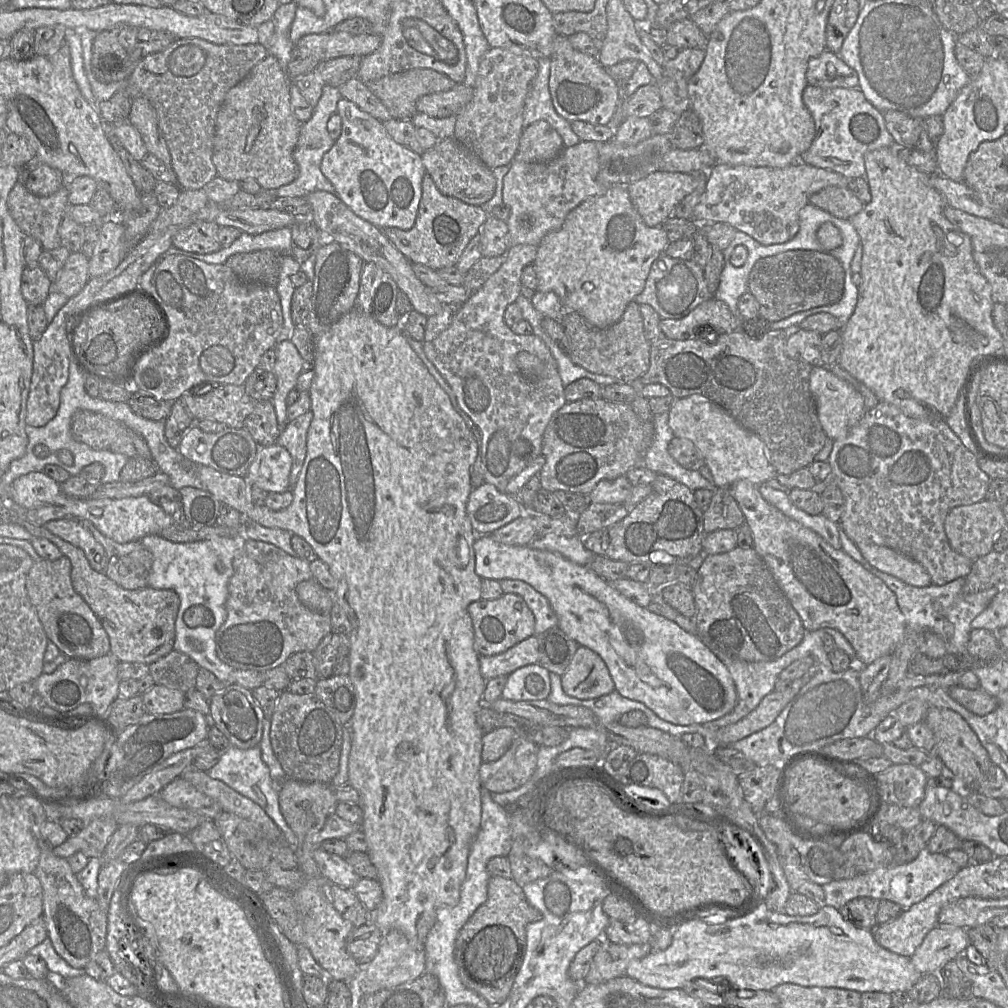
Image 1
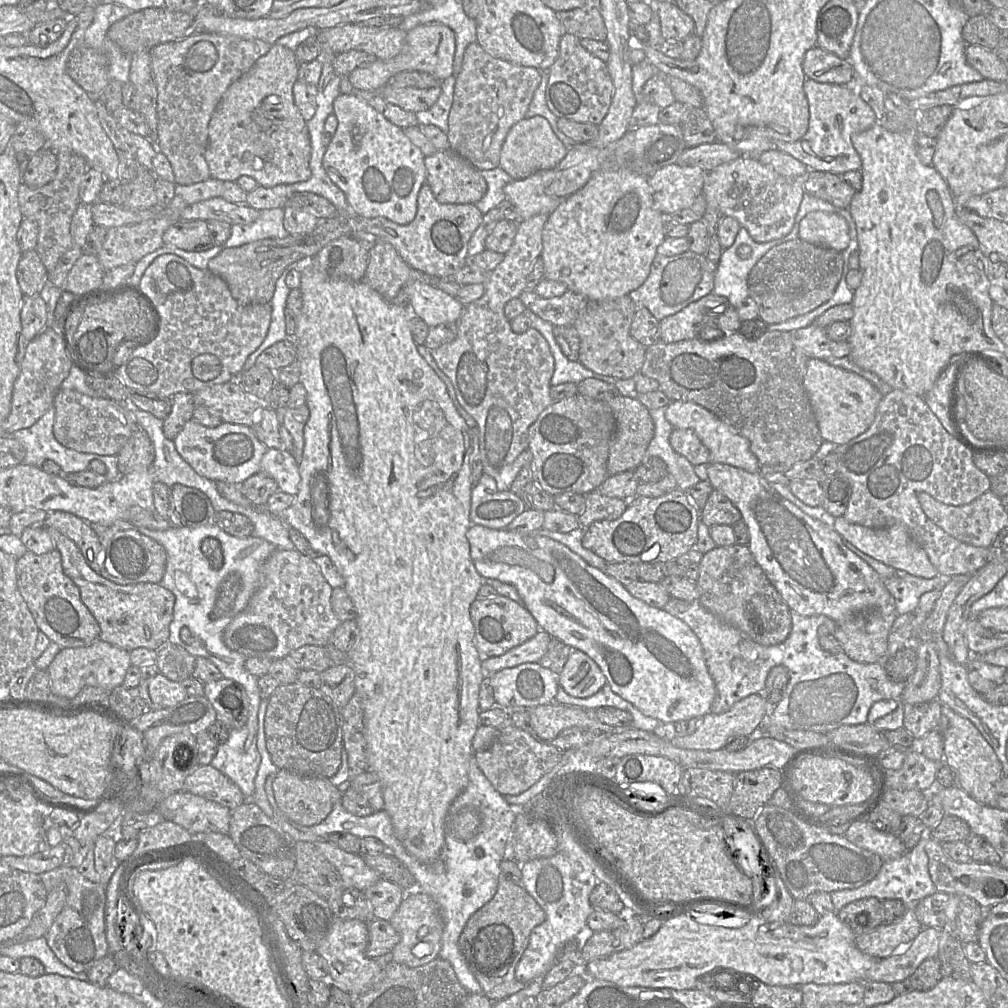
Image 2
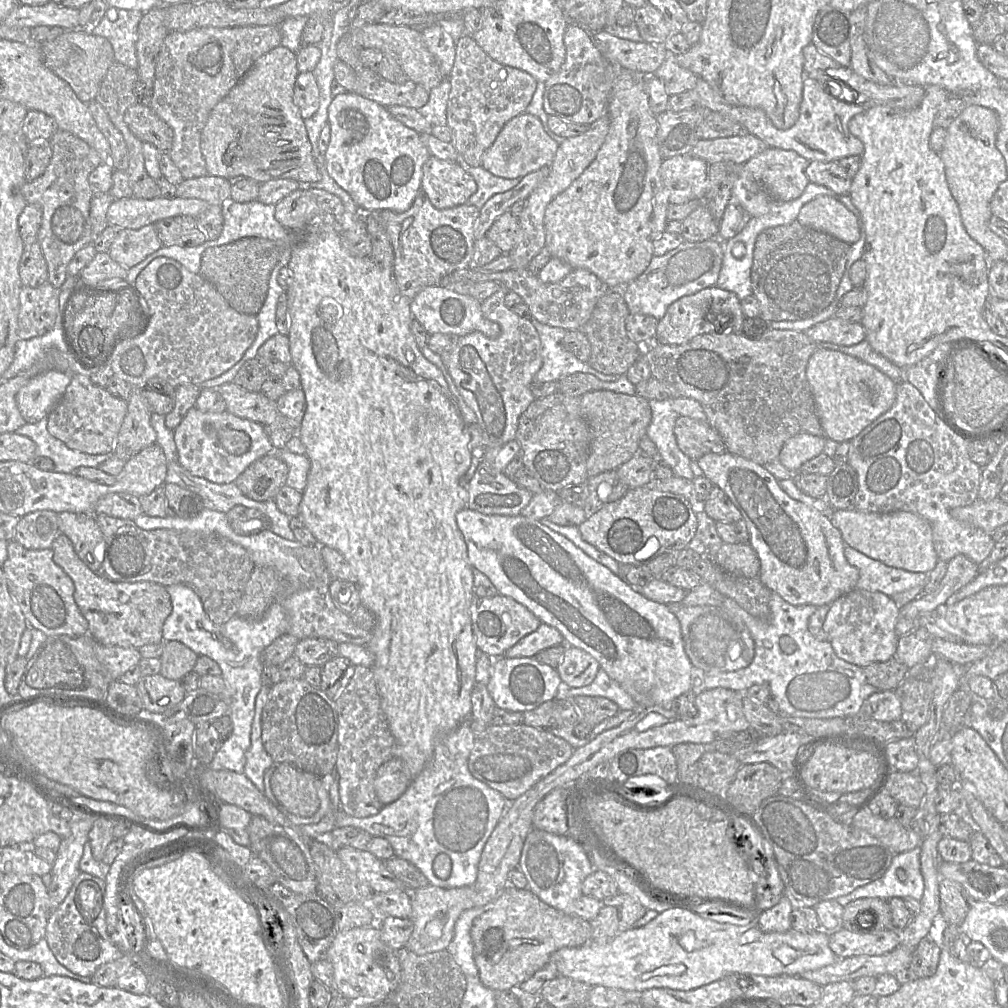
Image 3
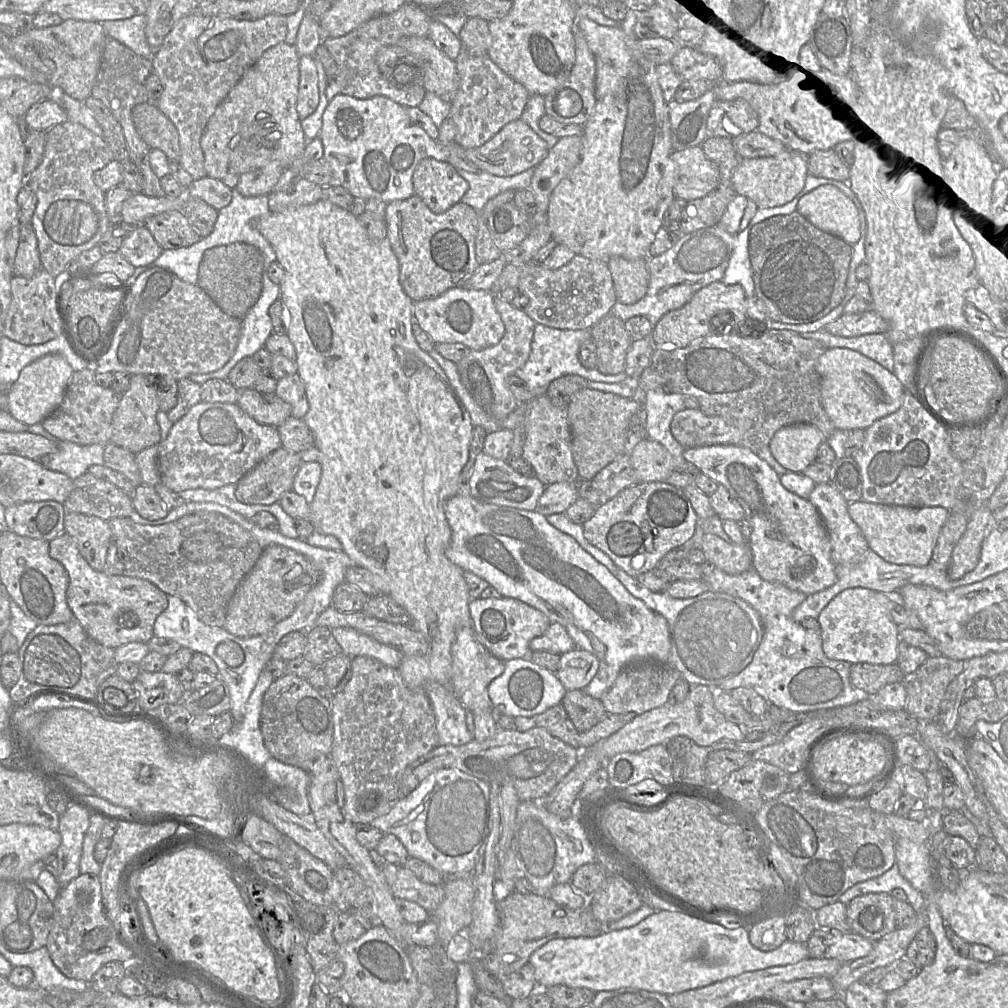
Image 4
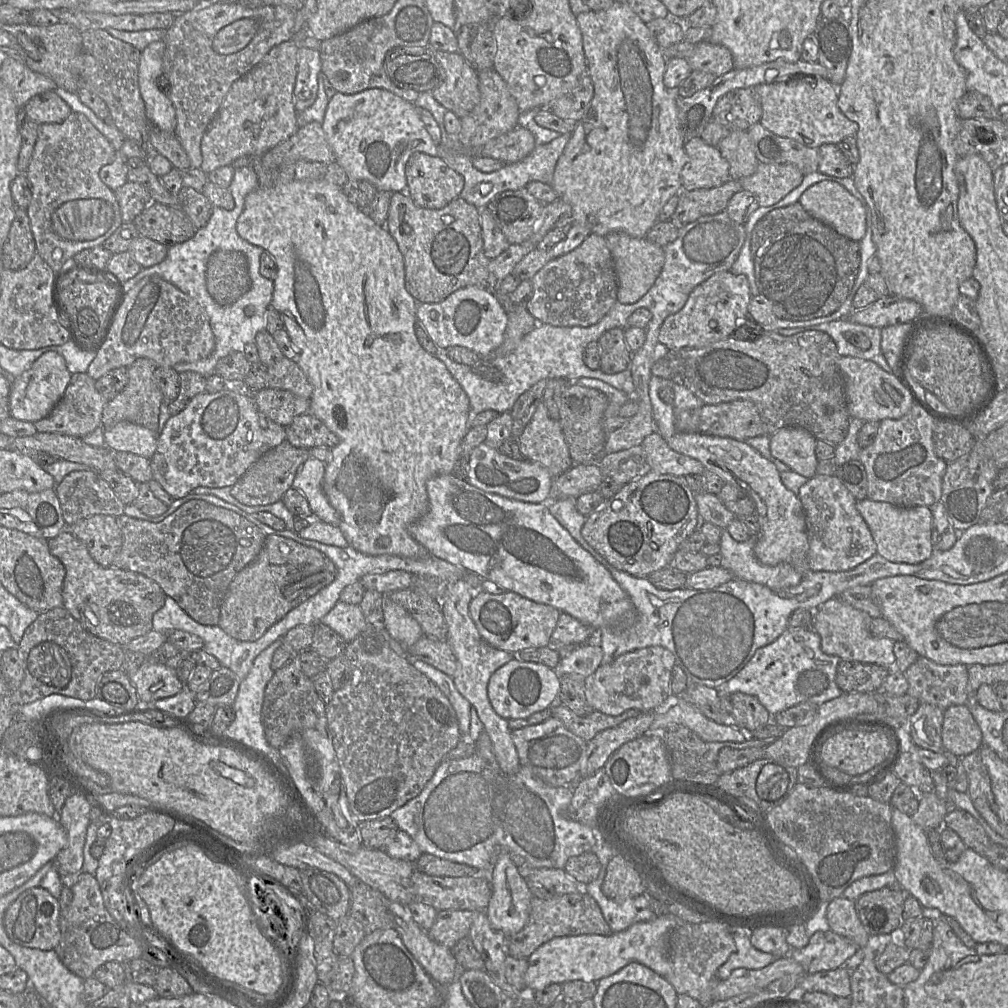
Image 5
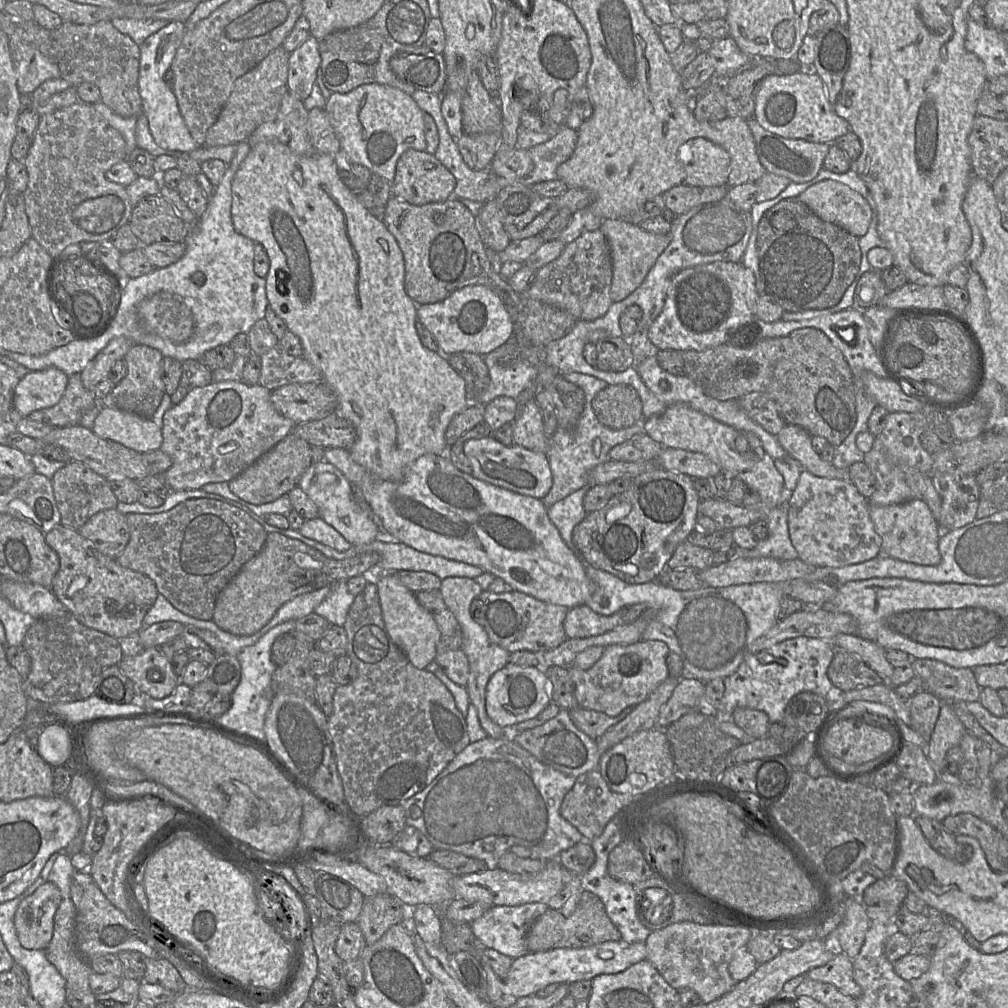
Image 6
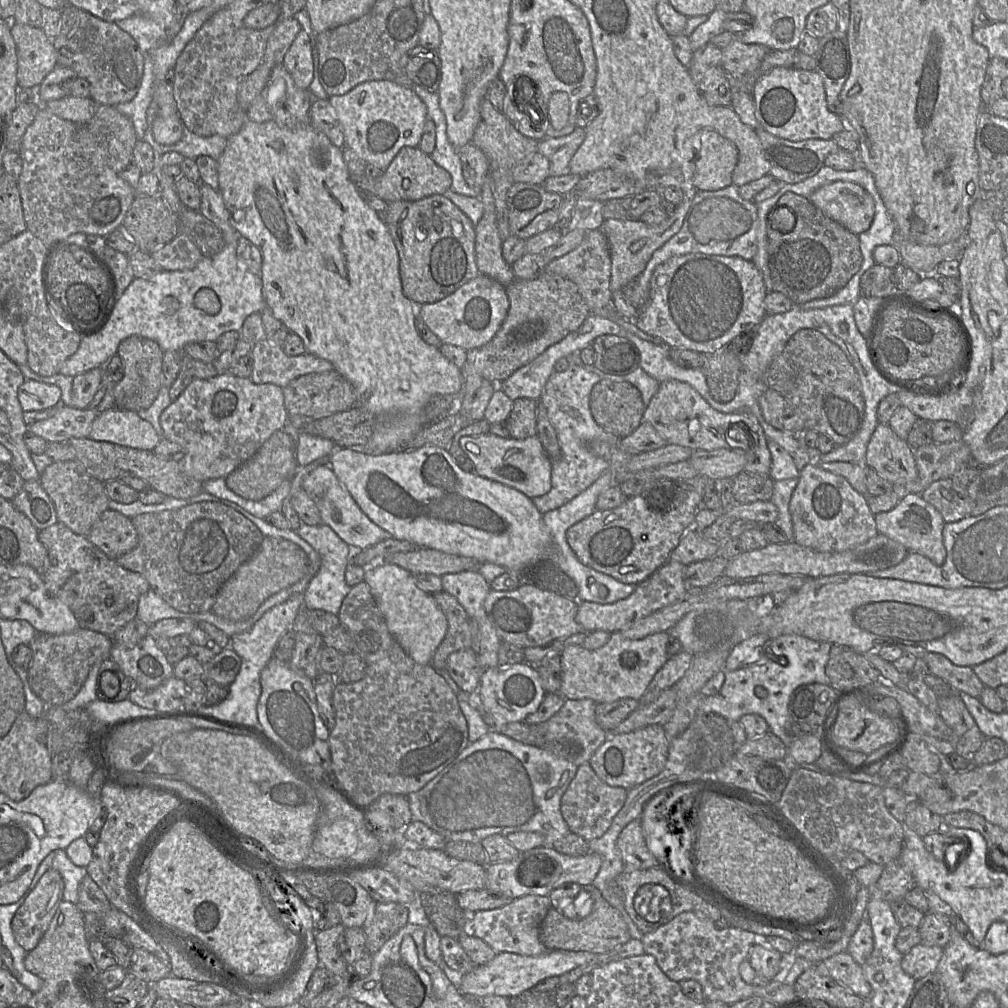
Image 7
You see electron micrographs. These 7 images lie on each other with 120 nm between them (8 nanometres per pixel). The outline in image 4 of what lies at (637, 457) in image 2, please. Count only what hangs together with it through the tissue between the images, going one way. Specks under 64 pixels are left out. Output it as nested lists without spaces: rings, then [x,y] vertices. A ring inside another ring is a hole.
[[[584,388],[570,399],[568,421],[572,440],[572,454],[580,479],[592,480],[610,462],[627,451],[629,422],[640,406],[634,398]]]

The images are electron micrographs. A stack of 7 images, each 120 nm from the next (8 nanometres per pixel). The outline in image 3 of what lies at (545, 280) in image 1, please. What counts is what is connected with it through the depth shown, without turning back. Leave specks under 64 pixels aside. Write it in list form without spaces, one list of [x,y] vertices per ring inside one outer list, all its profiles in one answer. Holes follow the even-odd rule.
[[[615,67],[615,79],[606,114],[610,120],[606,139],[595,159],[571,185],[547,206],[544,216],[545,248],[551,257],[595,274],[610,289],[622,289],[636,280],[653,257],[654,242],[665,231],[669,208],[668,191],[661,178],[663,159],[657,139],[657,117],[652,113],[646,92],[646,77]]]

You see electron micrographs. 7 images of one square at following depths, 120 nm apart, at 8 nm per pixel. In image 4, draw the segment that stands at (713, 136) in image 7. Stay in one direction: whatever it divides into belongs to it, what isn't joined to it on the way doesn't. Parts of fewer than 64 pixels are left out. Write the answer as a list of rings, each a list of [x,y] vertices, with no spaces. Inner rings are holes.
[[[701,146],[674,151],[677,167],[675,198],[691,201],[703,198],[719,187],[718,167],[707,158]]]

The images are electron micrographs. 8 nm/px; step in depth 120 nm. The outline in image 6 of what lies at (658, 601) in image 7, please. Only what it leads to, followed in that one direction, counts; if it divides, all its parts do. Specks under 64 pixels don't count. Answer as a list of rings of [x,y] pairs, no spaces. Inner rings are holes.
[[[587,604],[568,609],[564,630],[567,638],[585,638],[603,634],[617,626],[637,619],[647,608],[645,604],[635,604],[611,615],[594,612]]]

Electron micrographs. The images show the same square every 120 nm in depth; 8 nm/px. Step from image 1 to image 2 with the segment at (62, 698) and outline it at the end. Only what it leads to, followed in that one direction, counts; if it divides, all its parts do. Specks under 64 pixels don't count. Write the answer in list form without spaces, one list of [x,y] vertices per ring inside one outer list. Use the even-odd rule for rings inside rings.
[[[100,639],[90,645],[77,648],[62,648],[47,668],[50,689],[53,694],[73,699],[85,686],[95,686],[112,691],[123,684],[128,669],[132,666],[130,654]]]

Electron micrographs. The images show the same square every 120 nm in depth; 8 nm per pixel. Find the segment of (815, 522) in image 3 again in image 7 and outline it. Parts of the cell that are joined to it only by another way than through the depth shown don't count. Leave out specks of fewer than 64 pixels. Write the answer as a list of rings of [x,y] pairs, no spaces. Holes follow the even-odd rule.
[[[667,380],[660,383],[657,393],[652,397],[650,403],[646,407],[643,415],[643,421],[651,424],[657,432],[665,439],[667,444],[674,444],[679,446],[688,447],[692,450],[705,450],[713,451],[716,449],[731,448],[728,444],[727,433],[730,427],[741,430],[737,434],[744,436],[738,439],[738,443],[733,443],[737,448],[744,448],[748,450],[748,454],[753,454],[757,458],[757,469],[750,470],[745,466],[748,473],[755,473],[760,475],[770,475],[772,459],[767,445],[767,437],[759,424],[757,418],[750,412],[736,412],[736,413],[722,413],[710,406],[710,404],[688,383],[678,380]]]

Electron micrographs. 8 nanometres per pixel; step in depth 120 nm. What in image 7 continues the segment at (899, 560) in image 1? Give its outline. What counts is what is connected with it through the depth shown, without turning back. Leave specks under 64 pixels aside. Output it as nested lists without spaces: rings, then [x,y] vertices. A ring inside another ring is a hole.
[[[901,493],[898,504],[891,510],[875,515],[879,533],[899,542],[909,552],[922,554],[933,563],[941,565],[946,558],[943,544],[943,528],[945,521],[941,513],[920,494]]]

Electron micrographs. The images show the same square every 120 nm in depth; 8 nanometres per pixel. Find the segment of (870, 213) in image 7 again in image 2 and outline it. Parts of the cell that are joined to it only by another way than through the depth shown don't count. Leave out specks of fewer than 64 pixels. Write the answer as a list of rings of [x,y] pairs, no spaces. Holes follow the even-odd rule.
[[[813,211],[801,220],[799,238],[843,252],[850,242],[849,226],[846,220],[836,213]]]

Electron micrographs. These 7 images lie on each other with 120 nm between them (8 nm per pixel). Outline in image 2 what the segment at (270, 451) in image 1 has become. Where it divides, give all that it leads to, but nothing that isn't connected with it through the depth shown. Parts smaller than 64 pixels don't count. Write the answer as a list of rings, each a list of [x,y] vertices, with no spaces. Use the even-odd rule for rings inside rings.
[[[269,448],[262,457],[260,471],[270,475],[278,484],[279,490],[296,495],[301,476],[299,462],[287,450]]]

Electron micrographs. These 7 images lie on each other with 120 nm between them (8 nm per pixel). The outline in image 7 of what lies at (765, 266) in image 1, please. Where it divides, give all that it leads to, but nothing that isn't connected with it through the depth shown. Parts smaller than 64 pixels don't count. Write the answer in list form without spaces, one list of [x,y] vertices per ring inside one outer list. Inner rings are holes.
[[[785,193],[772,207],[766,230],[773,291],[784,294],[794,305],[834,295],[847,285],[862,265],[859,237],[827,217],[808,198],[795,193]],[[780,207],[790,209],[795,215],[796,224],[791,232],[782,233],[772,227],[773,211]]]

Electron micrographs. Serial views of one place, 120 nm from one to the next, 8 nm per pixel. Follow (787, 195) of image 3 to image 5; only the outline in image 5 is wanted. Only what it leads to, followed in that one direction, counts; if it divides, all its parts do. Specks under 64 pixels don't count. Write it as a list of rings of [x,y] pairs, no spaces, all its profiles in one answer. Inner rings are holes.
[[[759,163],[756,172],[739,180],[743,190],[753,193],[761,207],[772,206],[783,199],[804,179],[804,174],[791,164]]]

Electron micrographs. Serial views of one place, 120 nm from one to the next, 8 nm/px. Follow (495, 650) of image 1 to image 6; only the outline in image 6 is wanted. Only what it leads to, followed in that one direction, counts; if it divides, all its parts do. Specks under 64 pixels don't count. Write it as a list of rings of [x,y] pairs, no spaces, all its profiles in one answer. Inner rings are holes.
[[[483,590],[470,606],[472,618],[484,628],[490,640],[510,653],[518,650],[544,652],[557,647],[567,638],[564,630],[567,611],[565,606],[544,602],[516,590],[503,593]]]

